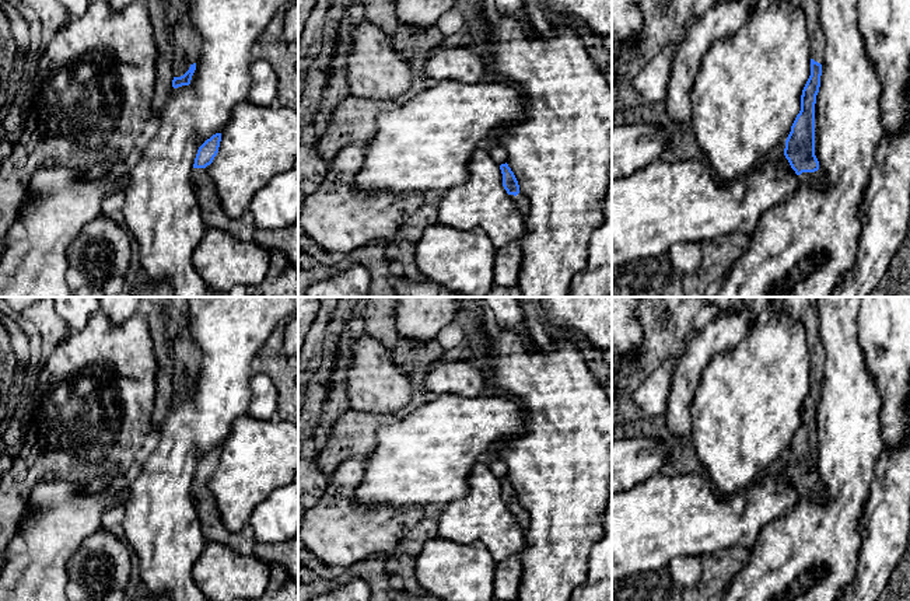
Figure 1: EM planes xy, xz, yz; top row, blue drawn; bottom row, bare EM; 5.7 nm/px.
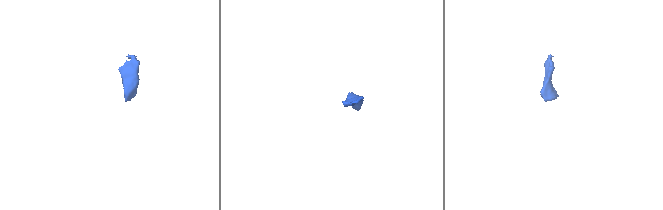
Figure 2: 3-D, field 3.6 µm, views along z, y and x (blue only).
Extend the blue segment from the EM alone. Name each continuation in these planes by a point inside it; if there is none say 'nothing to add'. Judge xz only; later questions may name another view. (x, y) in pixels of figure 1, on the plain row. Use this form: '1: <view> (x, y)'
1: xz (521, 514)

